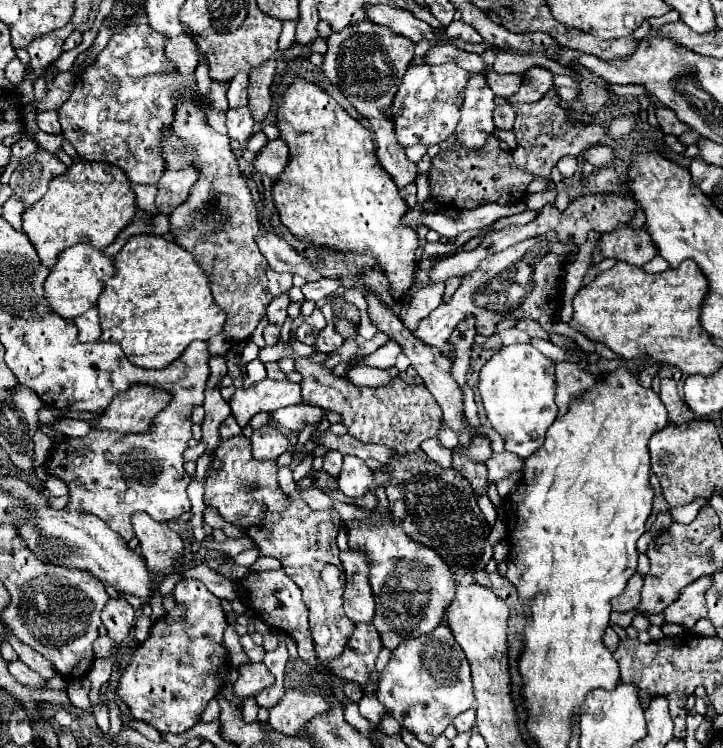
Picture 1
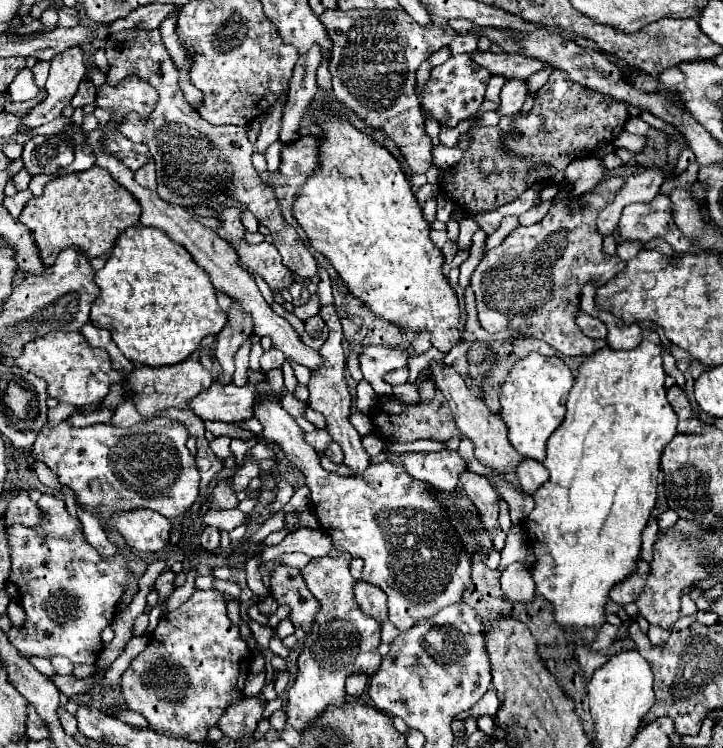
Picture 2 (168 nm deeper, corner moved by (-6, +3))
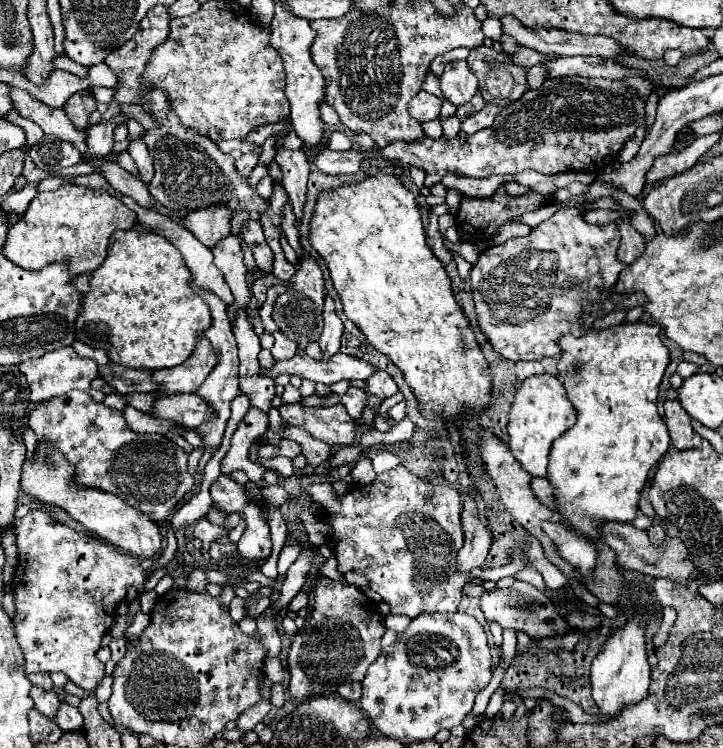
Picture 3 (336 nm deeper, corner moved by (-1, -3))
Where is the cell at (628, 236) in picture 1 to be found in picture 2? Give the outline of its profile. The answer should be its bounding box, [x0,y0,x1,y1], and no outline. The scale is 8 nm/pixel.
[618,195,692,253]

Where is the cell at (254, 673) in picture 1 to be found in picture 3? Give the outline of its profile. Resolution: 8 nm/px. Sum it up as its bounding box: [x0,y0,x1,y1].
[237,701,271,731]

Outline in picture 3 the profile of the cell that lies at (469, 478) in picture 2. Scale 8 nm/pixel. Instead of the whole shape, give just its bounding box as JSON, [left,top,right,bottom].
[457,495,491,573]

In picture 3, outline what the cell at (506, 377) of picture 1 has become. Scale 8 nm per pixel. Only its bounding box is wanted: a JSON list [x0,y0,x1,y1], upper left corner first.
[509,375,575,477]

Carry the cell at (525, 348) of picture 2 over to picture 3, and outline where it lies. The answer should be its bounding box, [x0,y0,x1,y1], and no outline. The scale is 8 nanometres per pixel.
[515,361,545,381]

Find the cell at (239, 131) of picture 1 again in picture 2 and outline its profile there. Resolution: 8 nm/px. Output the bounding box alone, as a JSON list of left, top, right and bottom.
[106,29,318,277]

